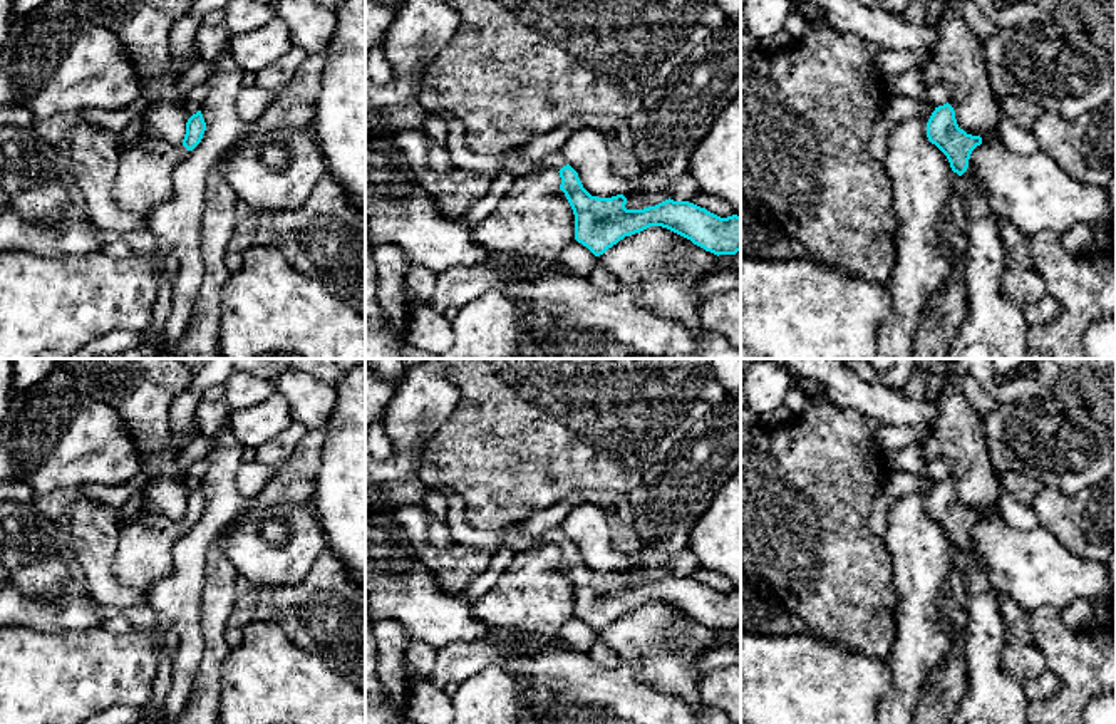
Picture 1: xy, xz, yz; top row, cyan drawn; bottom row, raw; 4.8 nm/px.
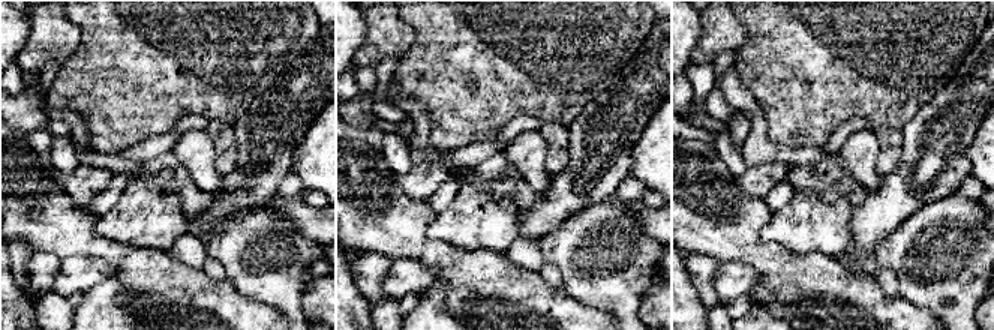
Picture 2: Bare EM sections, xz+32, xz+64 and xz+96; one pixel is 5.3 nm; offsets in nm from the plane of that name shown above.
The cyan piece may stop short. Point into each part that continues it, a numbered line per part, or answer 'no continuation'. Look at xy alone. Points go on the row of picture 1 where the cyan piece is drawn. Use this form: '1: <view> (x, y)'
1: xy (144, 176)

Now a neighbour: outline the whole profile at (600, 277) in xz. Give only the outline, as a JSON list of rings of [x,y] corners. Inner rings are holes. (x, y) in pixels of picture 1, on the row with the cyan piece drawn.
[[[600,263],[592,270],[590,282],[602,292],[613,293],[618,290],[617,278]]]

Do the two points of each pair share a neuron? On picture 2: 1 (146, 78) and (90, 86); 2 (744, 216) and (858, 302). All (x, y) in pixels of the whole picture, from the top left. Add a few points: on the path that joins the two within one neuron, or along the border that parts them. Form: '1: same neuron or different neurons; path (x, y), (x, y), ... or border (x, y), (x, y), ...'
1: same neuron; path (132, 78), (104, 81)
2: same neuron; path (760, 249), (799, 288), (825, 296)

